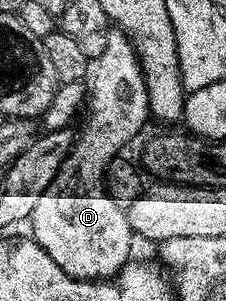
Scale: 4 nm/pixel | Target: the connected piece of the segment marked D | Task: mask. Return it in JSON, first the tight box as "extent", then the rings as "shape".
{"extent":[28,30,151,280],"shape":[[[112,30],[108,34],[104,54],[93,65],[84,116],[85,112],[82,133],[71,143],[66,161],[48,190],[34,199],[28,227],[48,258],[73,280],[109,280],[131,259],[130,243],[135,243],[136,237],[128,226],[125,207],[106,193],[106,168],[151,119],[146,75],[123,32]]]}

